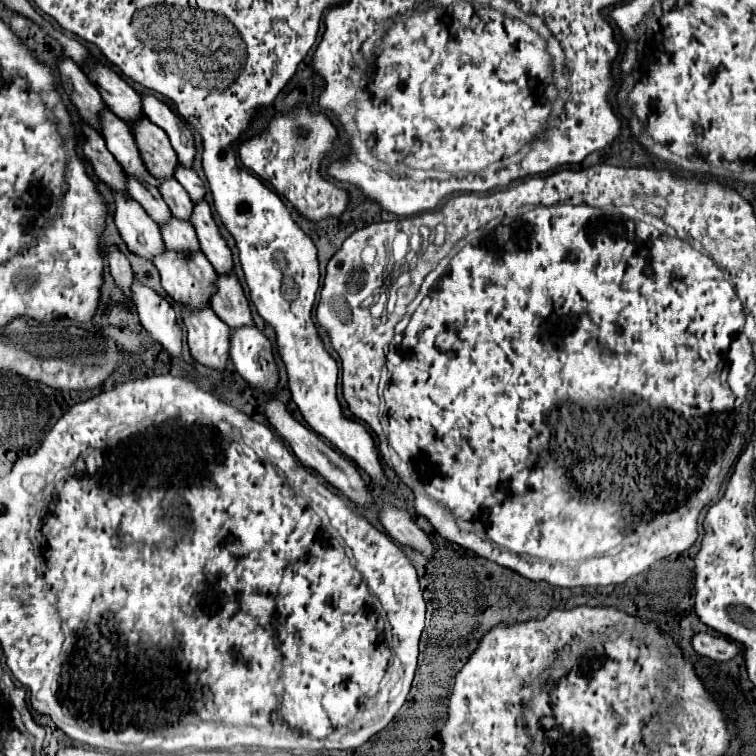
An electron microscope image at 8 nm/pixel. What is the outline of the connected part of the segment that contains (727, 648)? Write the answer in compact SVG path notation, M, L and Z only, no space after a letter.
M708 633L694 635L692 645L700 655L710 657L718 663L726 663L726 661L734 659L736 655L740 655L740 647L734 641L730 641L726 637L714 637L714 635L708 635Z

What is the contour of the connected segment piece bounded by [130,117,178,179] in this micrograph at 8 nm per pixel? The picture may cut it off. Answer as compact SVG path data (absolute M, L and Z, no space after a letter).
M148 117L136 119L130 123L130 129L148 173L156 179L160 179L160 175L172 175L172 167L176 167L178 157L172 151L168 135L164 135L164 131Z

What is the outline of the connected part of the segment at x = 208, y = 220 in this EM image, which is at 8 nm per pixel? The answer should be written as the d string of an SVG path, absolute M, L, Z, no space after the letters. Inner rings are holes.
M198 201L194 203L192 215L190 215L190 223L196 229L198 241L200 241L200 249L204 251L204 255L208 257L208 261L212 263L212 267L216 271L232 271L232 253L226 245L226 241L222 239L214 219L212 219L212 211L210 205L206 201Z

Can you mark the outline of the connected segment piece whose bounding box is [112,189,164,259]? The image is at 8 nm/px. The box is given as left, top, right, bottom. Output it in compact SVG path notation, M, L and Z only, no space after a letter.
M114 191L114 223L120 231L122 241L128 245L128 249L144 259L152 259L156 251L164 249L164 243L160 239L160 229L156 227L156 221L140 207L140 203L132 201L128 193Z

